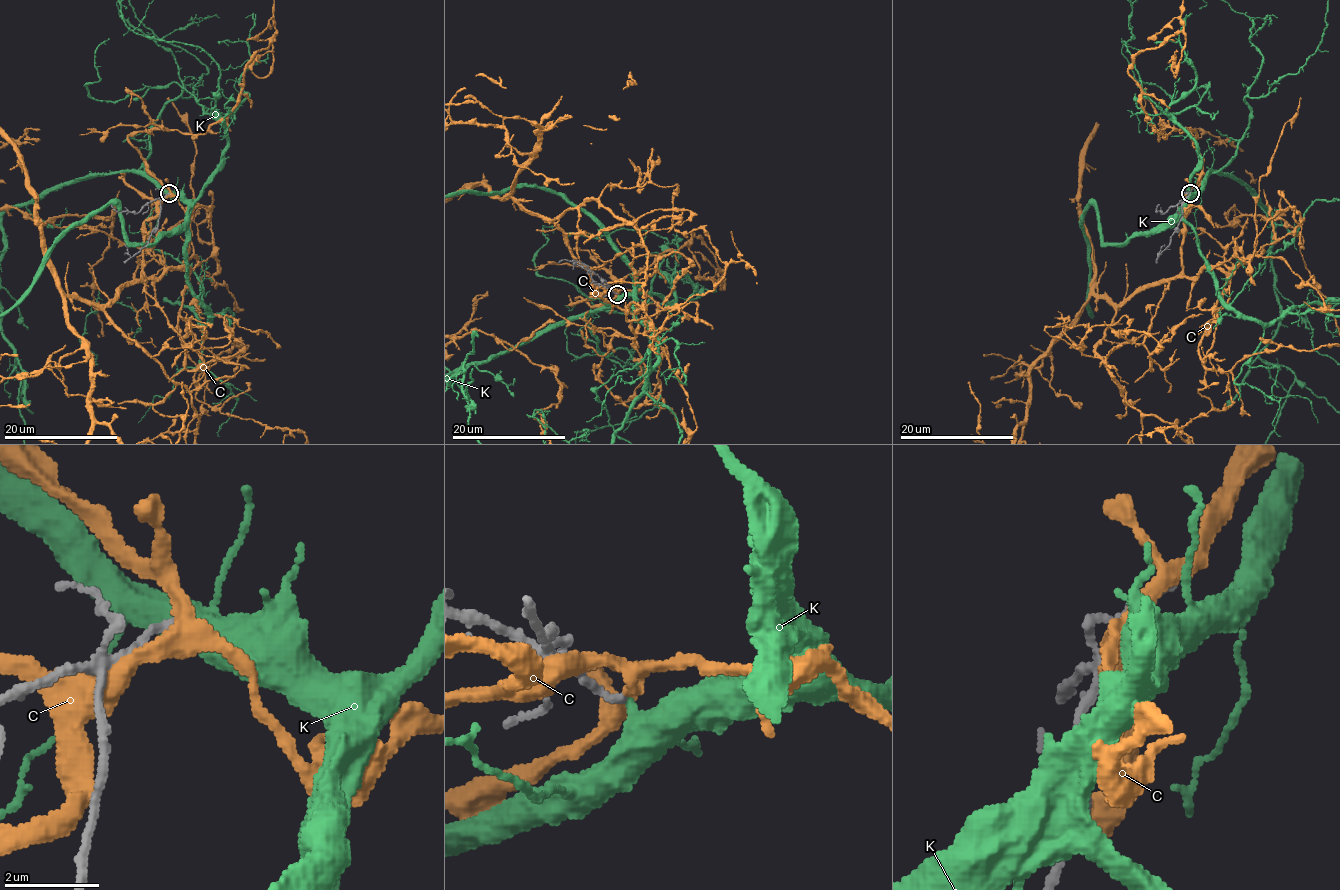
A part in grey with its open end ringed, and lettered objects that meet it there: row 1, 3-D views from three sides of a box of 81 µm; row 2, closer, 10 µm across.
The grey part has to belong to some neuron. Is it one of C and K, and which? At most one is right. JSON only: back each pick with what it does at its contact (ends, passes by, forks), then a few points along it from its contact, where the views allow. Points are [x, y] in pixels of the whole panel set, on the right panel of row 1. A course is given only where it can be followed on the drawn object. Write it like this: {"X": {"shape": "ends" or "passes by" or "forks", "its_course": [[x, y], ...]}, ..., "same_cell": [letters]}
{"K": {"shape": "ends"}, "same_cell": ["K"]}

